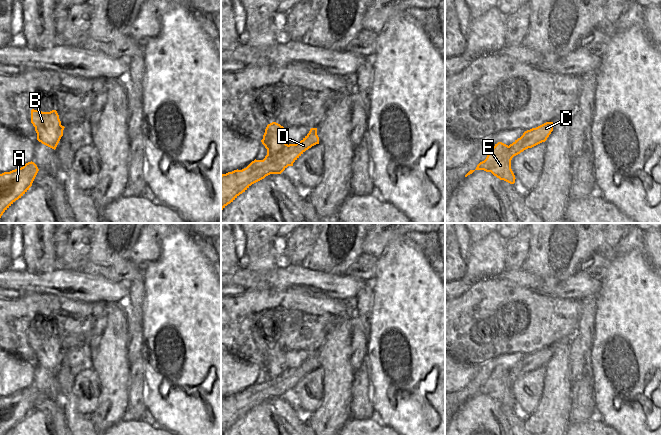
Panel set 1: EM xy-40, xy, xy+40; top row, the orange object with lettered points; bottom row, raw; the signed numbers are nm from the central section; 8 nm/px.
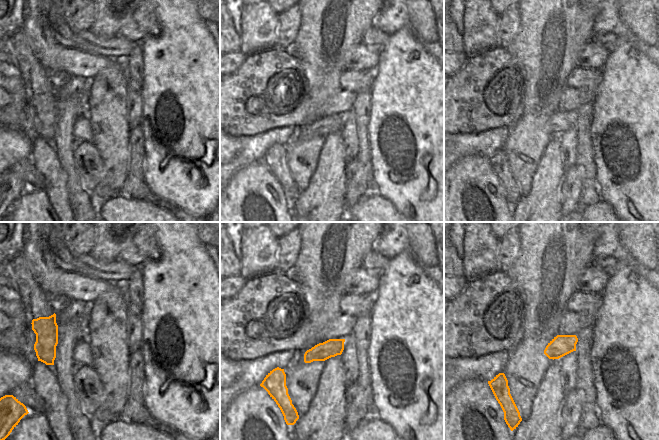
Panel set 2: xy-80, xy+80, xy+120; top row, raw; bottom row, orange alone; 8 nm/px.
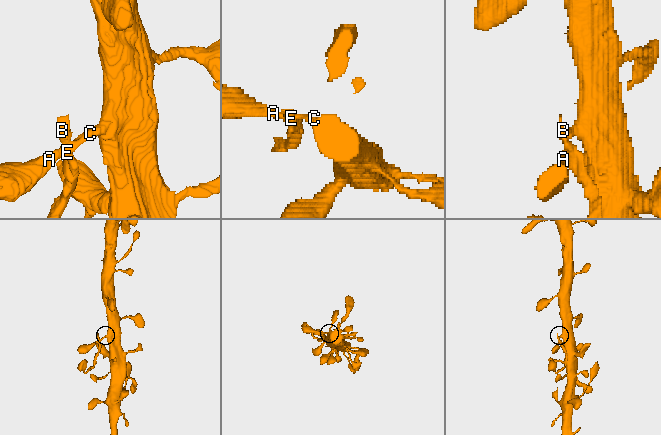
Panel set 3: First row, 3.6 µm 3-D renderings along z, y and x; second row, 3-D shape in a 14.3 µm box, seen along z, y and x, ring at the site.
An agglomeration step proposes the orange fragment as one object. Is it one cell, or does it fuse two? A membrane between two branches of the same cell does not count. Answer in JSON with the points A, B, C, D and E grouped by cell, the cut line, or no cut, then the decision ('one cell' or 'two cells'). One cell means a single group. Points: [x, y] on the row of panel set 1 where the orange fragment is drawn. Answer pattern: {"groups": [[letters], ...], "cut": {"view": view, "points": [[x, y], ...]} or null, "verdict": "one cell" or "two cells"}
{"groups": [["A", "C", "D"], ["B", "E"]], "cut": {"view": "xy", "points": [[287, 144], [275, 157], [275, 167], [269, 167], [262, 162]]}, "verdict": "two cells"}

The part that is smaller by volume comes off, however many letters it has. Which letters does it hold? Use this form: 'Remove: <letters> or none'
Remove: B, E

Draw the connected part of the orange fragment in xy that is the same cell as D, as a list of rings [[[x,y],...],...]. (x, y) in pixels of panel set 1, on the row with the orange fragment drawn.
[[[311,128],[309,133],[298,143],[287,145],[275,157],[276,168],[270,168],[263,160],[254,160],[242,170],[234,170],[221,175],[221,210],[245,192],[252,184],[264,179],[271,172],[283,172],[309,148],[319,144],[317,128]]]

